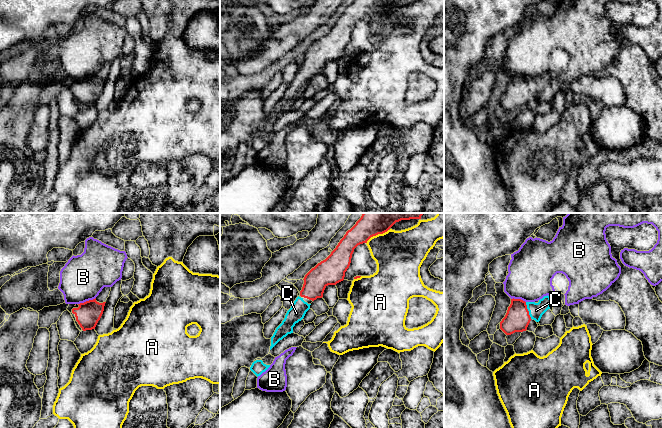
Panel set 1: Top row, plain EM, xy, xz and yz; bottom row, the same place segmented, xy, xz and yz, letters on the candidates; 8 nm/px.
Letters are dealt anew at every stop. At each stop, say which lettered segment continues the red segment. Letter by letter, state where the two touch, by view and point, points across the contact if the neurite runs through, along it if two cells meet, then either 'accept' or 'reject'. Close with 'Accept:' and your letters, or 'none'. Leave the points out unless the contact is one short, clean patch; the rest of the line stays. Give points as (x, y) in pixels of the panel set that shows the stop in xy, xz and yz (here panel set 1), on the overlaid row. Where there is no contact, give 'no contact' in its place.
A: contact xz (376, 234); reject
B: contact xy (86, 301); border xy (95, 297), (78, 304); reject
C: contact yz (527, 310); way yz (517, 318), (527, 310), (536, 310); accept
Accept: C

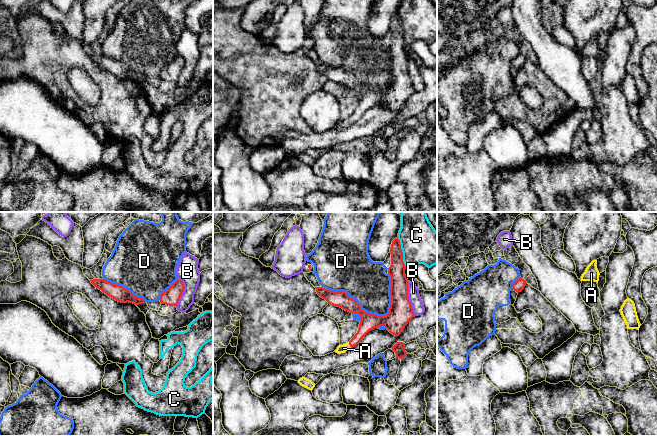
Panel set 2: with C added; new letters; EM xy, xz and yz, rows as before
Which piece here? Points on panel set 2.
A: contact xz (349, 344); way xz (368, 321), (361, 333), (349, 344), (343, 348); accept
B: contact xz (407, 298); reject
C: contact xz (402, 252); reject
D: contact xz (358, 304); reject
Accept: A

